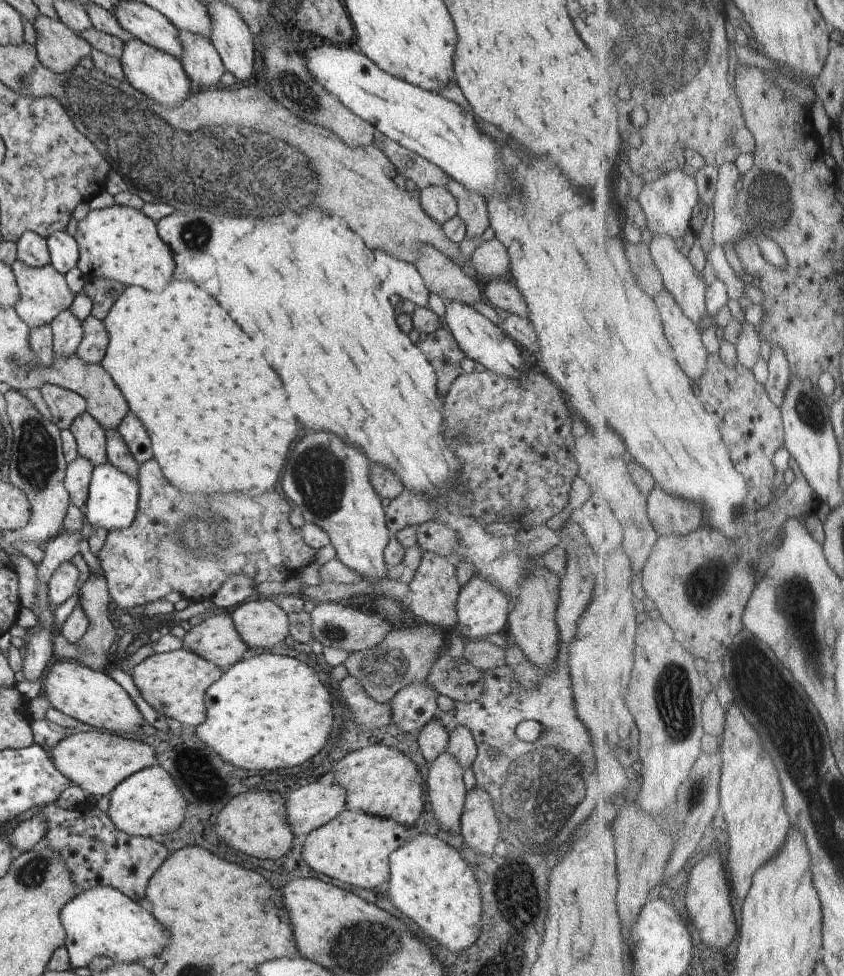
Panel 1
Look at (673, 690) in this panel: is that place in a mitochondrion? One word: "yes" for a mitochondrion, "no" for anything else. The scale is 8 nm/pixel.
yes

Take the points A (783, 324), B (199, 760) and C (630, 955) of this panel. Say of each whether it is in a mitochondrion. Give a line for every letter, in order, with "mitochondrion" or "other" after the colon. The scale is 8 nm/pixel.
A: other
B: other
C: other

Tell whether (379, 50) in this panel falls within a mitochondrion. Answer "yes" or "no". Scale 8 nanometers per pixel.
no

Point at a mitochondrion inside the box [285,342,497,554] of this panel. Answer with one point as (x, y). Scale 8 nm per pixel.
(318, 473)

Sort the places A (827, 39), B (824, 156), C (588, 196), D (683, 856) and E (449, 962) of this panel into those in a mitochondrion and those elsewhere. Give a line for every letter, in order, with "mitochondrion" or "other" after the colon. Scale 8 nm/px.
A: other
B: other
C: other
D: other
E: other

